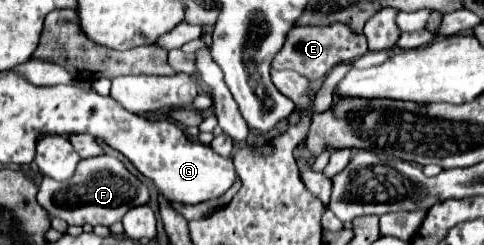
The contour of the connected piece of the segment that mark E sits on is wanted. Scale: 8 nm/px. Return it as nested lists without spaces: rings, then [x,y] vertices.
[[[334,22],[328,26],[296,26],[288,34],[288,40],[280,54],[276,54],[272,68],[274,70],[296,70],[298,74],[306,76],[308,80],[322,80],[326,74],[344,62],[352,62],[368,52],[368,44],[364,34],[356,34],[350,30],[348,24]]]

